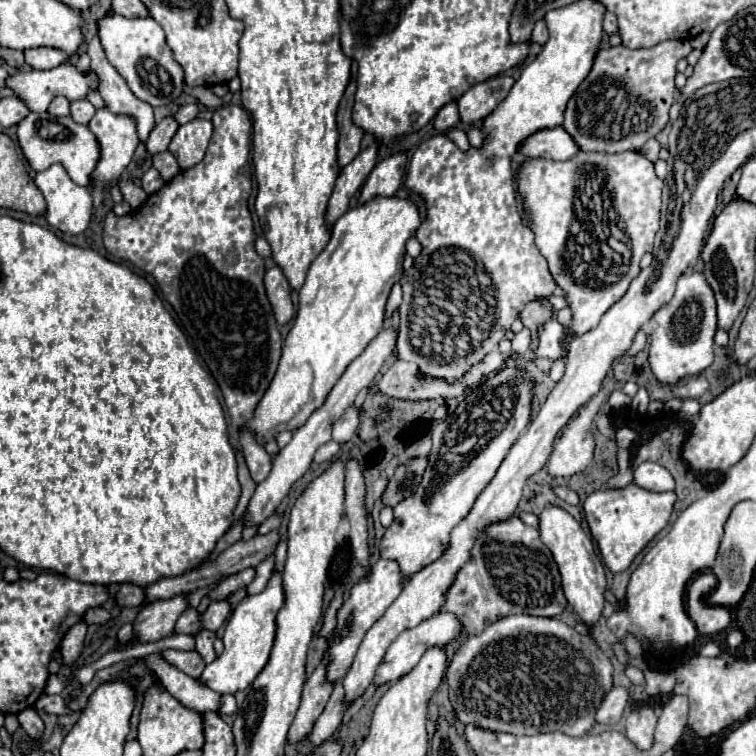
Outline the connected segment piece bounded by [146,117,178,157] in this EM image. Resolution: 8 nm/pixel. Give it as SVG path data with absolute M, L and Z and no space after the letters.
M166 117L162 123L158 123L152 129L152 133L150 133L148 141L146 141L146 153L148 153L148 157L166 151L170 141L172 141L172 137L174 137L174 133L176 133L176 129L178 129L178 123L174 121L174 117Z

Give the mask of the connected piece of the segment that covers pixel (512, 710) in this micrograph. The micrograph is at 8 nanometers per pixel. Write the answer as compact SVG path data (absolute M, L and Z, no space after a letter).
M510 615L488 625L482 635L470 637L454 653L446 681L450 687L450 701L456 717L468 725L478 725L490 731L506 731L514 735L534 735L562 731L566 735L586 735L596 719L596 711L612 689L612 663L592 637L580 635L560 619Z

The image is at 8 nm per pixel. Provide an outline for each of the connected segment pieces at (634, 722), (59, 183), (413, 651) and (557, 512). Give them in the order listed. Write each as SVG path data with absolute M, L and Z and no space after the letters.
M646 703L636 707L626 717L626 737L636 745L636 749L646 751L654 743L654 729L656 729L656 715L654 709Z
M52 165L50 169L38 173L34 181L36 181L38 189L42 191L42 195L46 197L46 203L48 203L46 219L48 219L48 223L54 229L58 229L62 233L68 233L68 235L84 233L90 219L92 219L92 195L90 195L90 189L76 185L68 177L68 173L66 173L66 169L62 165Z
M436 613L432 615L430 619L422 621L418 627L414 629L406 629L390 647L388 647L388 659L384 657L382 665L378 667L376 675L374 675L374 685L380 687L384 683L390 683L390 681L396 681L400 679L404 673L408 673L422 657L422 653L426 651L426 645L448 645L454 637L458 635L458 619L456 617L450 617L450 613Z
M548 503L540 515L540 539L542 543L552 551L554 561L558 563L560 575L562 575L562 589L568 599L568 605L580 615L580 619L586 625L596 623L596 619L602 613L604 607L604 591L606 591L606 577L604 577L604 565L594 553L594 545L590 535L584 533L580 523L564 509Z

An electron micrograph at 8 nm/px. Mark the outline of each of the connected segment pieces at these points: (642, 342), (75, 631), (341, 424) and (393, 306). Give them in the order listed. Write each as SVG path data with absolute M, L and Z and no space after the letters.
M640 329L640 331L636 333L636 337L634 337L632 347L626 351L626 355L628 355L628 357L634 357L636 353L640 353L640 351L646 347L646 341L648 341L648 335L646 335L644 329Z
M78 621L76 625L72 625L68 629L68 633L64 635L64 639L60 641L60 653L64 657L64 665L70 665L82 651L82 641L86 635L86 623Z
M350 407L336 423L332 429L332 441L336 441L338 445L348 443L358 429L358 411L354 407Z
M396 283L396 285L392 287L392 293L390 293L390 299L388 299L388 305L386 305L386 315L392 315L392 313L400 307L400 303L402 303L402 289L400 289L400 285Z

